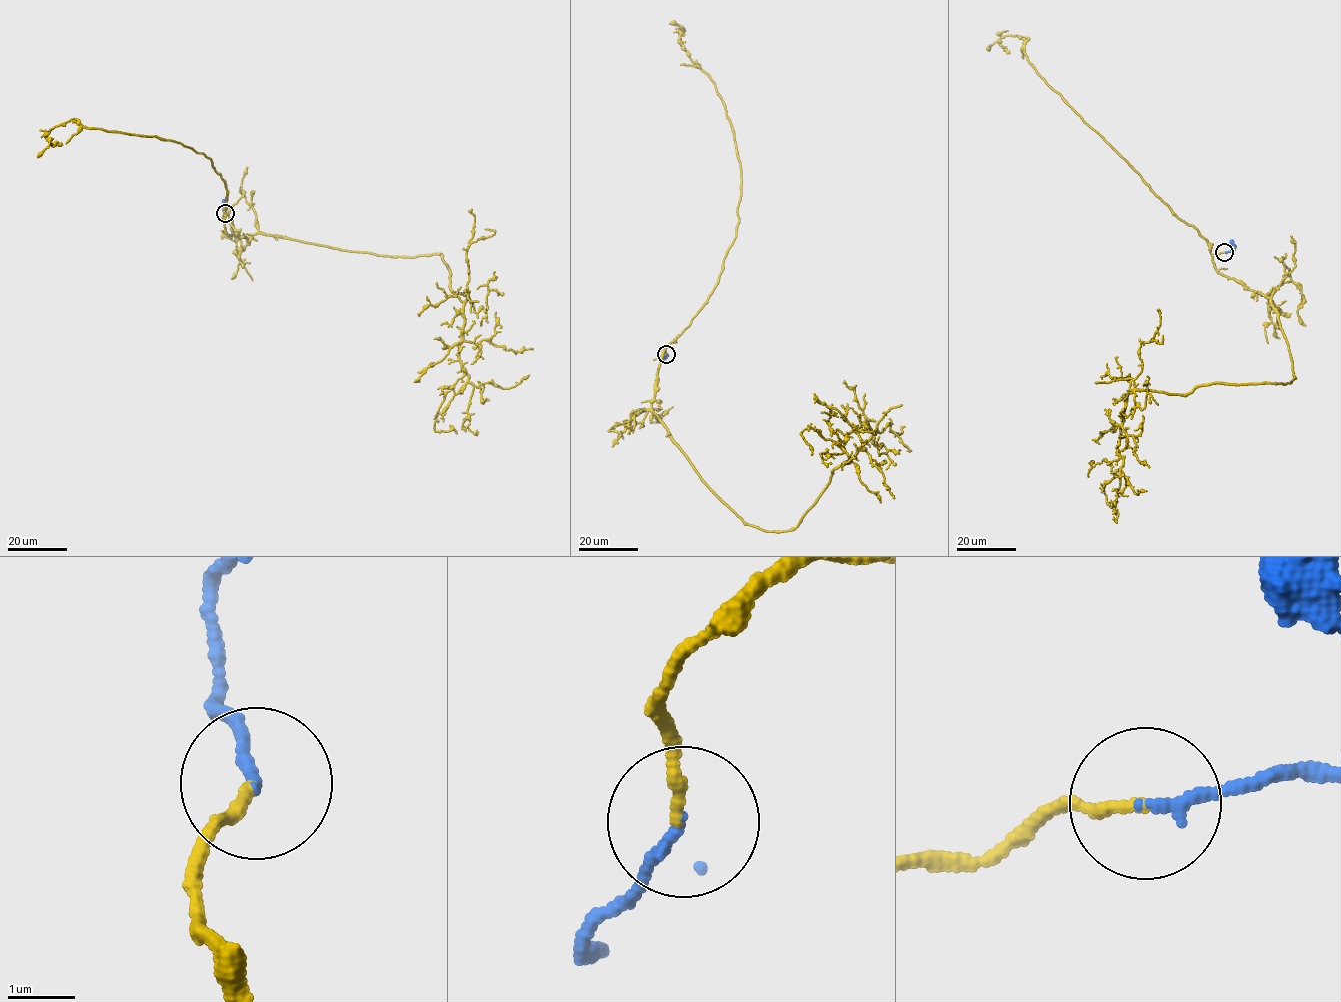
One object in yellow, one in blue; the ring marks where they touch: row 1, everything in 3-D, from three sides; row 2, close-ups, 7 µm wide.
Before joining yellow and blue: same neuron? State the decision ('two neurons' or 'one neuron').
one neuron

